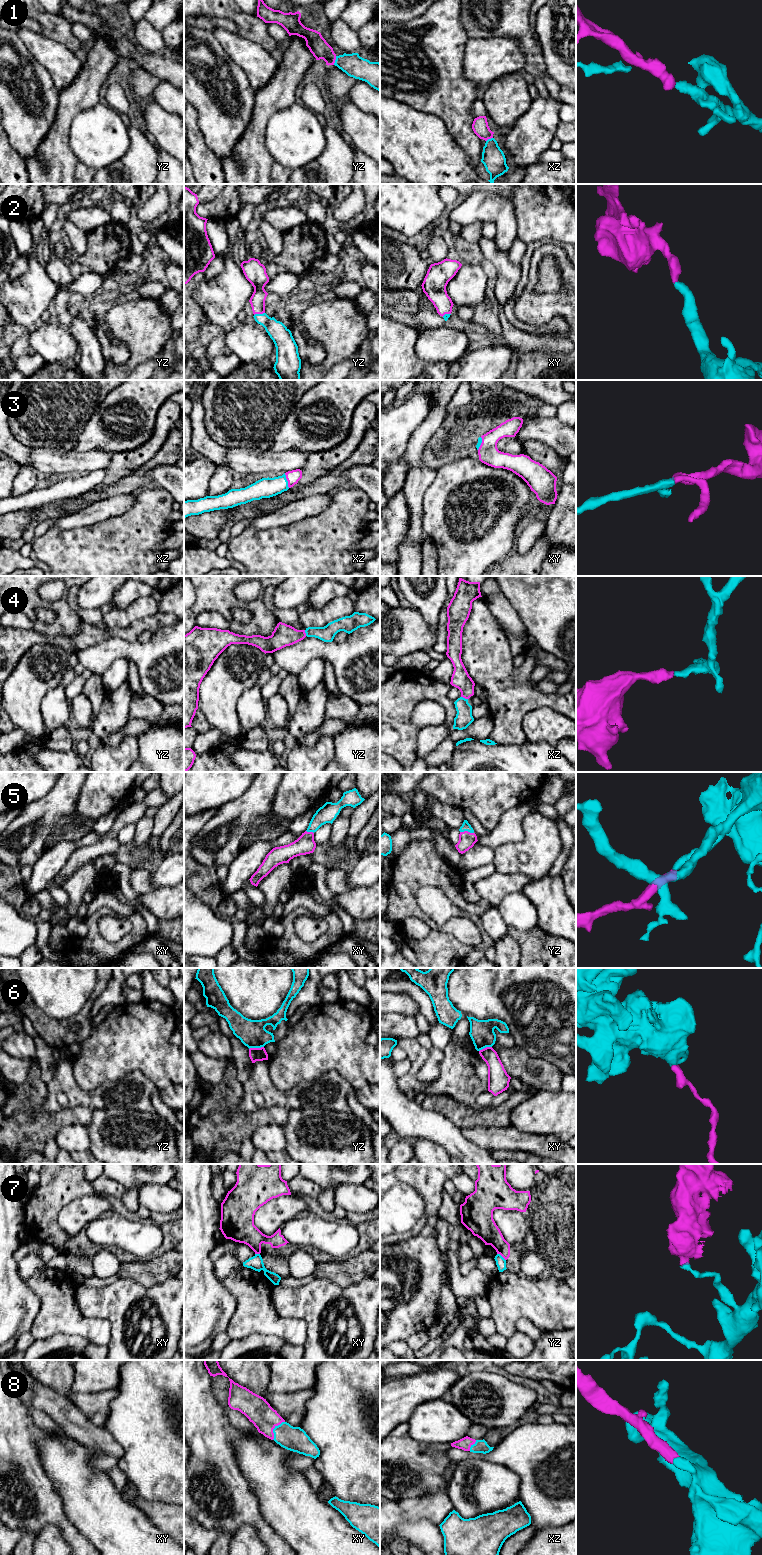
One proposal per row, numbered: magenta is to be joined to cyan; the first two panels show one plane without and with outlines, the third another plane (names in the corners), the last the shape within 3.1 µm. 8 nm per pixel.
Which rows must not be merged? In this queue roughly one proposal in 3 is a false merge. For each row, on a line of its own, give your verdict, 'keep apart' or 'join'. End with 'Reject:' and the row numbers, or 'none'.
1: join
2: join
3: join
4: join
5: join
6: keep apart
7: keep apart
8: join
Reject: 6, 7

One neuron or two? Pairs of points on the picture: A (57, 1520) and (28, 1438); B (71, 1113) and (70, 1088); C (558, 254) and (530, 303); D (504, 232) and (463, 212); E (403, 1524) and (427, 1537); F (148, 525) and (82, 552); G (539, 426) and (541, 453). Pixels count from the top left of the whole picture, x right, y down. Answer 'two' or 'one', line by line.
A: one
B: two
C: one
D: one
E: one
F: one
G: two

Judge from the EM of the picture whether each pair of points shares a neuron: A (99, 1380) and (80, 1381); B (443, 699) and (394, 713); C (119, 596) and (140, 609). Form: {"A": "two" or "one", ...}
{"A": "one", "B": "one", "C": "two"}

